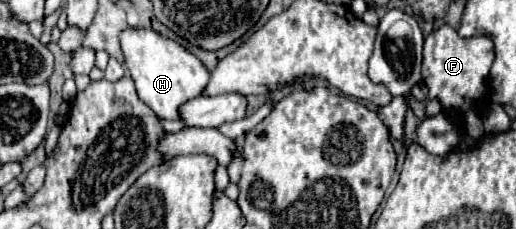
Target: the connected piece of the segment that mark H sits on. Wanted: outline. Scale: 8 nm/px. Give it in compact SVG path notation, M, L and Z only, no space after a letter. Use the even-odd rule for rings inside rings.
M123 30L121 32L121 48L125 54L125 64L135 80L139 98L163 120L179 120L179 106L191 98L203 94L209 82L209 70L197 60L191 52L187 52L177 42L157 34L155 30Z

